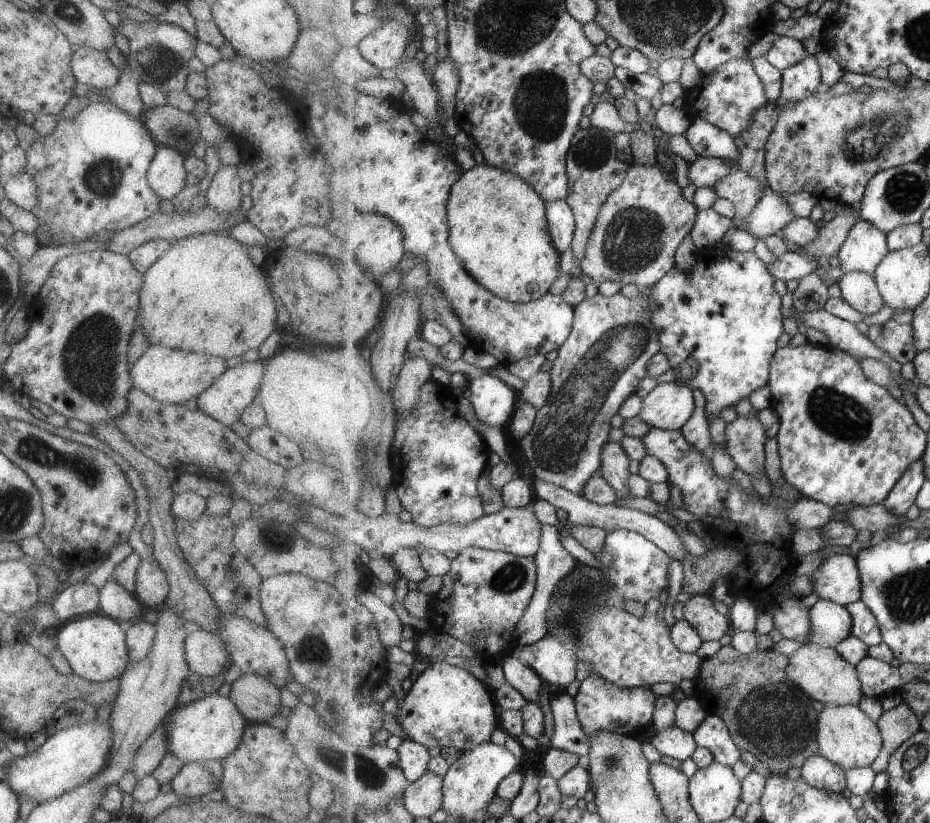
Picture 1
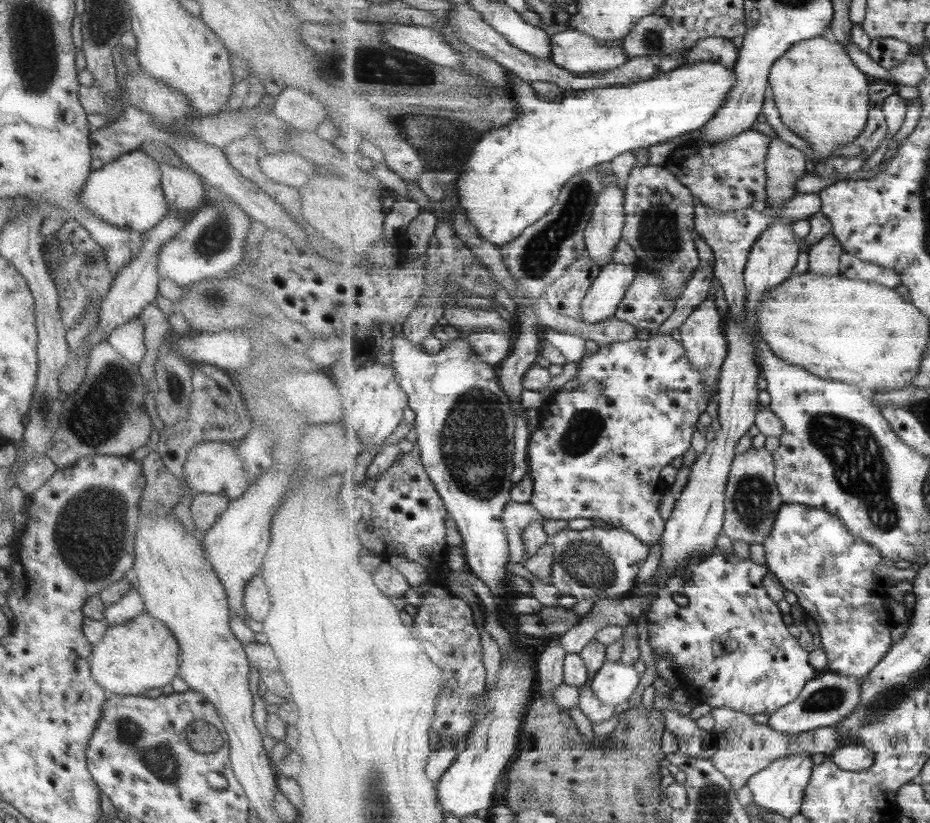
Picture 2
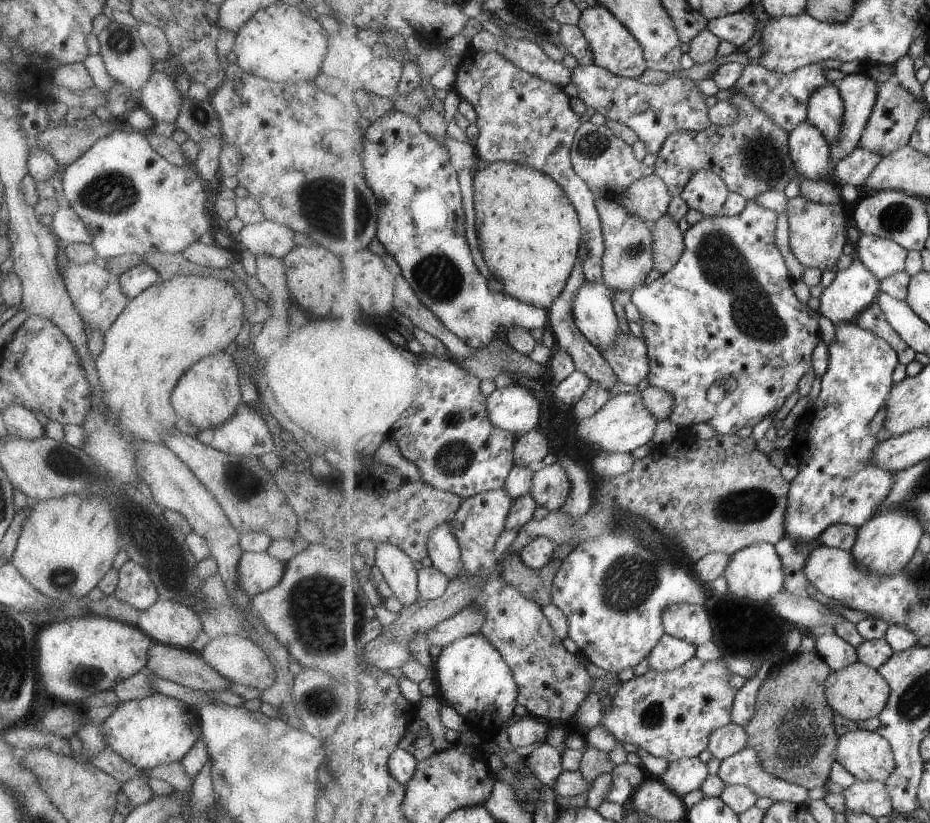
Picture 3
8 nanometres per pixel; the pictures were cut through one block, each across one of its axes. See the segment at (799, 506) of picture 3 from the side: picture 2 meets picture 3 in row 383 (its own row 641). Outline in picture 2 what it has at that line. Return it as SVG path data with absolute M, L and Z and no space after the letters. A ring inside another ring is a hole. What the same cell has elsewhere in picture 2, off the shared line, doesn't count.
M787 503L763 546L770 572L797 596L805 613L819 626L821 647L829 659L827 672L857 679L872 673L892 649L891 630L896 625L887 608L889 588L877 578L881 550L857 539L827 510Z

